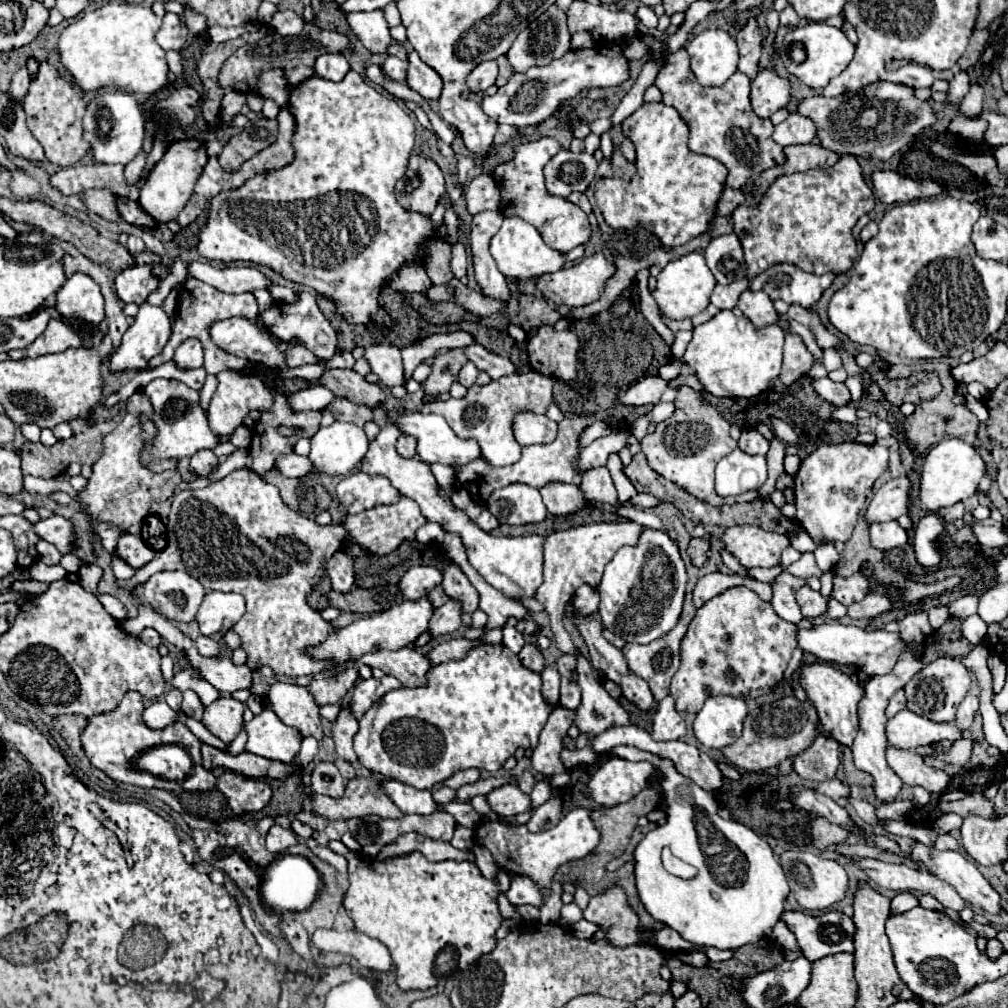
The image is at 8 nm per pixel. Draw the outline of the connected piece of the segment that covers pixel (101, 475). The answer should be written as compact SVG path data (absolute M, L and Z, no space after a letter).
M125 415L117 427L105 435L103 449L99 459L93 463L93 473L87 479L87 487L77 495L77 501L85 507L91 517L91 525L95 521L109 523L121 533L139 533L141 521L149 515L149 507L153 501L167 501L175 487L181 483L179 471L170 469L163 473L151 473L139 463L141 439L139 439L139 419L133 415Z

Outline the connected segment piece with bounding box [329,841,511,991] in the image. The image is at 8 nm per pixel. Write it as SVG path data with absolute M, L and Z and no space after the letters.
M329 841L335 853L341 853L349 861L349 889L343 897L347 915L355 923L355 931L361 931L373 939L379 939L391 953L397 985L403 991L409 989L429 989L437 987L441 979L469 967L481 955L495 949L495 931L501 927L503 917L497 907L497 895L507 891L511 873L499 869L497 879L485 879L475 863L469 861L439 861L431 863L421 853L411 853L405 857L395 857L377 863L371 857L357 857L341 841Z

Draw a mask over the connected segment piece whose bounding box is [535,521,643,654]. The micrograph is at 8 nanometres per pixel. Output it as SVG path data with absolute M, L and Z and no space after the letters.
M617 521L617 523L591 523L573 527L567 531L555 531L545 539L545 571L543 583L536 591L536 599L544 605L550 617L550 626L557 647L564 654L573 654L575 646L563 626L563 607L573 599L579 585L587 583L591 587L599 585L603 575L603 567L607 561L613 559L615 551L623 545L637 543L639 531L643 527L633 521Z

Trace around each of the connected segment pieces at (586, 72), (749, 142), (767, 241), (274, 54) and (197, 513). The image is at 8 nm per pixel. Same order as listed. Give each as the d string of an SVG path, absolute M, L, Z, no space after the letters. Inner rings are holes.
M617 43L609 45L609 49L571 49L571 51L567 51L567 55L563 55L563 59L557 59L555 63L551 63L547 67L531 67L531 71L527 71L527 73L513 75L507 81L507 85L499 87L499 91L493 97L485 97L481 107L497 123L507 123L513 127L539 125L557 111L557 105L561 101L577 97L583 89L611 87L611 85L623 83L629 77L627 65L629 65L629 61L623 57L621 47ZM527 83L533 83L533 103L525 111L515 113L511 109L513 101L519 95L521 87Z
M641 33L639 39L649 49L649 61L659 61L663 67L657 73L655 85L659 87L663 95L663 103L675 107L681 117L689 123L691 135L689 135L689 147L695 153L709 155L717 161L721 161L729 169L727 185L739 189L749 183L751 175L761 173L775 163L783 163L783 147L779 147L773 139L773 123L769 119L759 119L751 111L749 103L749 79L743 73L735 73L723 83L721 87L703 87L697 83L691 67L689 67L689 55L685 49L679 49L675 53L667 53L665 43L659 41L653 35Z
M843 155L833 167L777 177L759 205L739 205L733 211L735 235L745 253L747 277L729 285L717 285L711 303L719 309L733 309L739 295L749 287L749 281L777 263L791 263L815 275L849 271L859 257L851 229L873 207L873 191L867 187L861 165L853 155Z
M305 23L303 31L295 37L281 37L275 31L269 31L261 41L257 41L257 45L243 45L239 47L221 67L219 77L217 77L217 85L219 87L231 87L235 91L241 93L255 93L257 87L257 77L267 71L267 69L275 69L275 67L283 67L287 71L287 79L293 85L299 85L301 81L309 79L313 75L313 65L315 59L327 51L343 51L349 45L349 39L341 33L333 33L333 31L323 31L313 23Z
M233 471L221 481L215 481L203 489L195 491L181 491L175 495L171 503L171 513L169 513L169 523L167 523L167 547L157 553L153 561L147 565L139 567L133 577L129 579L115 579L115 585L123 591L133 591L137 585L145 583L149 575L165 569L183 569L191 577L199 579L205 589L215 589L215 591L233 591L245 597L247 611L245 615L231 627L239 639L241 639L241 649L247 653L245 665L255 671L261 667L271 667L277 675L289 675L289 677L299 677L299 675L315 675L319 671L325 671L327 663L313 661L311 657L305 655L305 647L323 643L323 639L335 631L335 627L327 621L321 619L321 615L311 609L305 601L307 593L319 583L327 559L335 551L343 547L343 539L351 537L355 539L361 547L365 547L371 555L383 557L391 551L395 551L401 541L405 539L415 539L415 533L419 527L423 527L427 519L421 515L419 505L413 499L401 497L399 503L395 505L379 505L373 509L367 509L359 515L349 515L345 517L343 523L339 525L317 525L315 521L291 511L283 499L279 497L279 491L271 487L269 483L263 483L263 479L251 471Z

